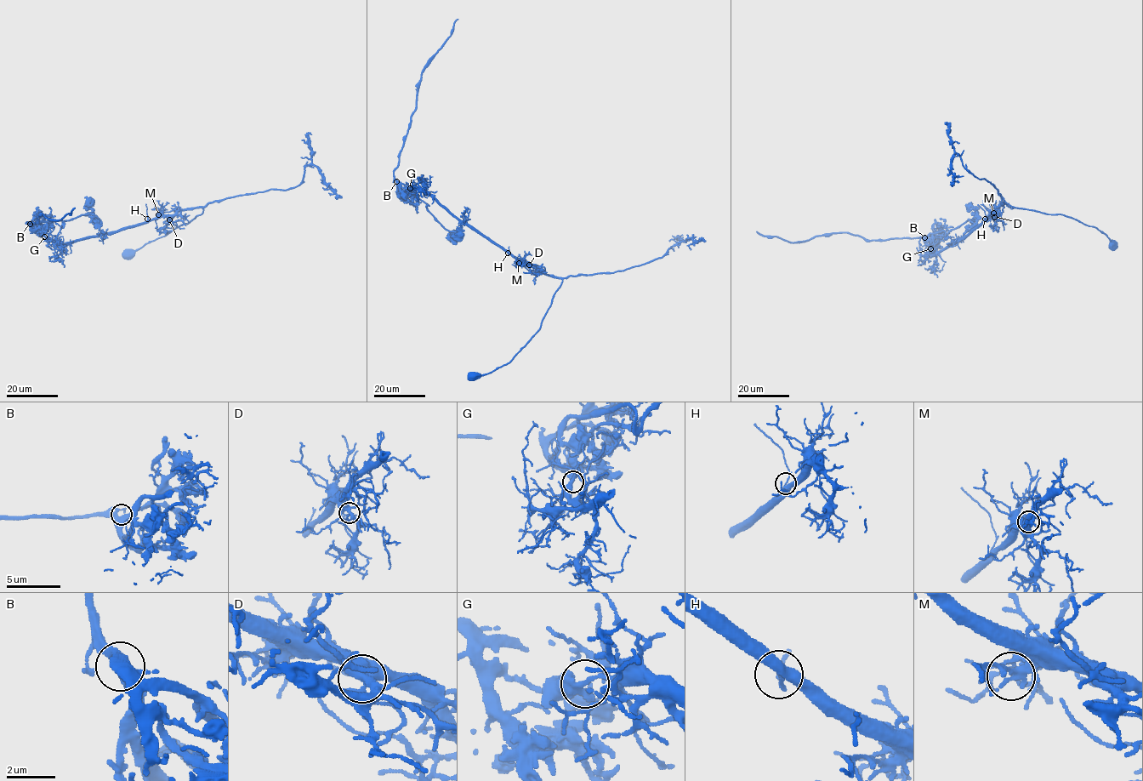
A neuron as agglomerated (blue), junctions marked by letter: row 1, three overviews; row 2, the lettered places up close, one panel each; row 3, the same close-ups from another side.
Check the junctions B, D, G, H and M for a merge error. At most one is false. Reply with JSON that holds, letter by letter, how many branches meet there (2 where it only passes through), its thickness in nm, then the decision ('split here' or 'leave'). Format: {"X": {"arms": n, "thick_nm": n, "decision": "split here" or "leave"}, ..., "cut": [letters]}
{"B": {"arms": 3, "thick_nm": 440, "decision": "leave"}, "D": {"arms": 3, "thick_nm": 400, "decision": "leave"}, "G": {"arms": 3, "thick_nm": 220, "decision": "split here"}, "H": {"arms": 3, "thick_nm": 220, "decision": "leave"}, "M": {"arms": 4, "thick_nm": 220, "decision": "leave"}, "cut": ["G"]}

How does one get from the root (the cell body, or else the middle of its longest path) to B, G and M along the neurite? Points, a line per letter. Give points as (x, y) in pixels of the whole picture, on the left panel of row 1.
B: (127, 253), (189, 222), (203, 209), (181, 209), (64, 244), (35, 231), (30, 224)
G: (127, 253), (189, 222), (203, 209), (181, 209), (174, 214), (64, 244), (44, 236)
M: (127, 253), (189, 222), (203, 210), (201, 208), (189, 208), (174, 214), (158, 214)

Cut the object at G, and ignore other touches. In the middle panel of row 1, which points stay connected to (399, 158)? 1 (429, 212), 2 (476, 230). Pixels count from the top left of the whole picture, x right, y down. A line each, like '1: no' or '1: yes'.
1: yes
2: no

